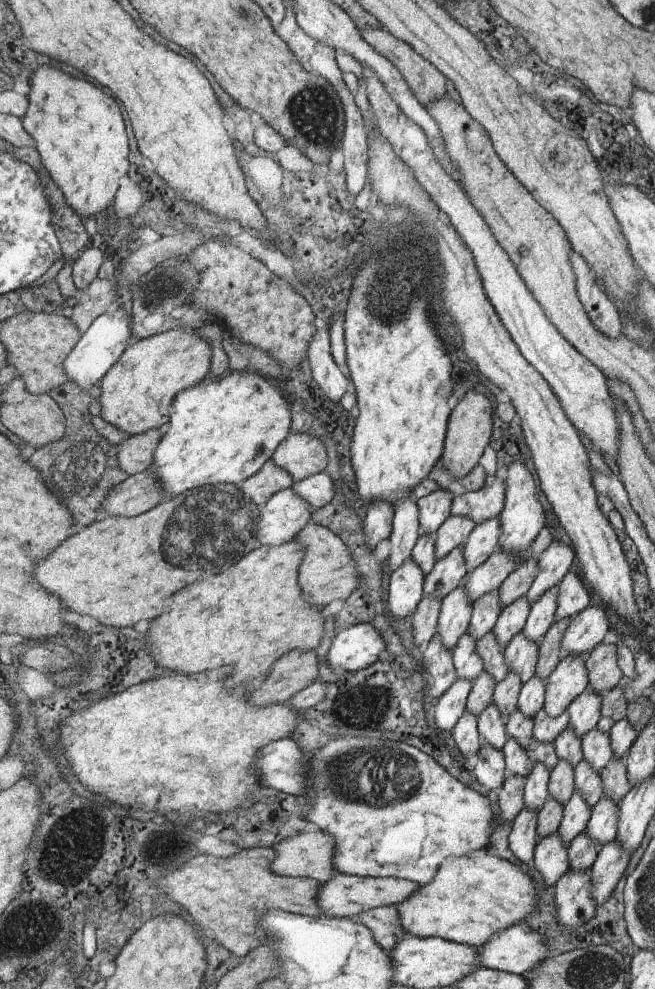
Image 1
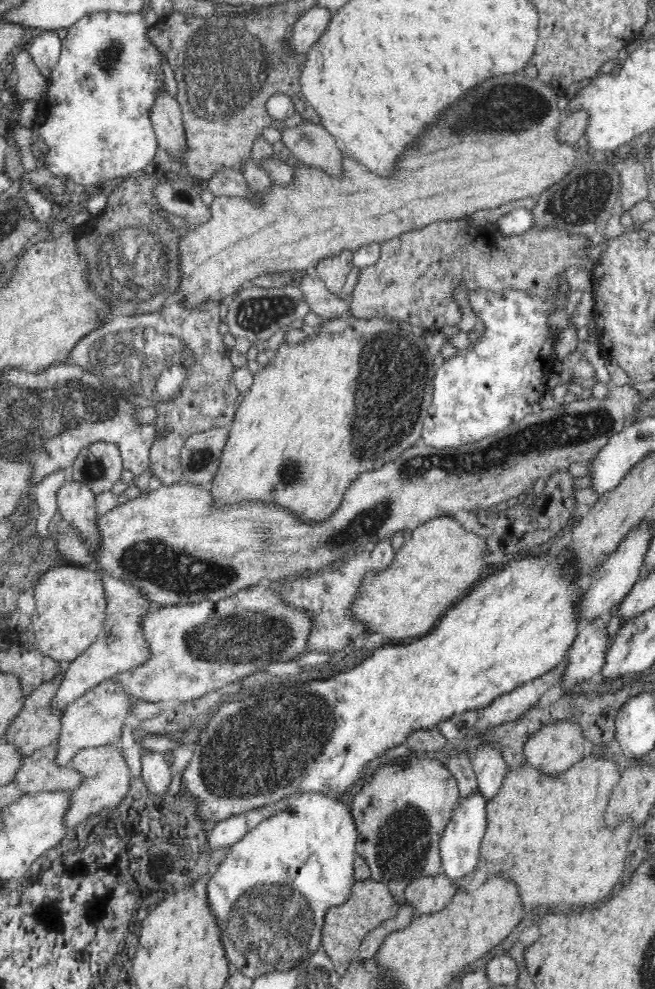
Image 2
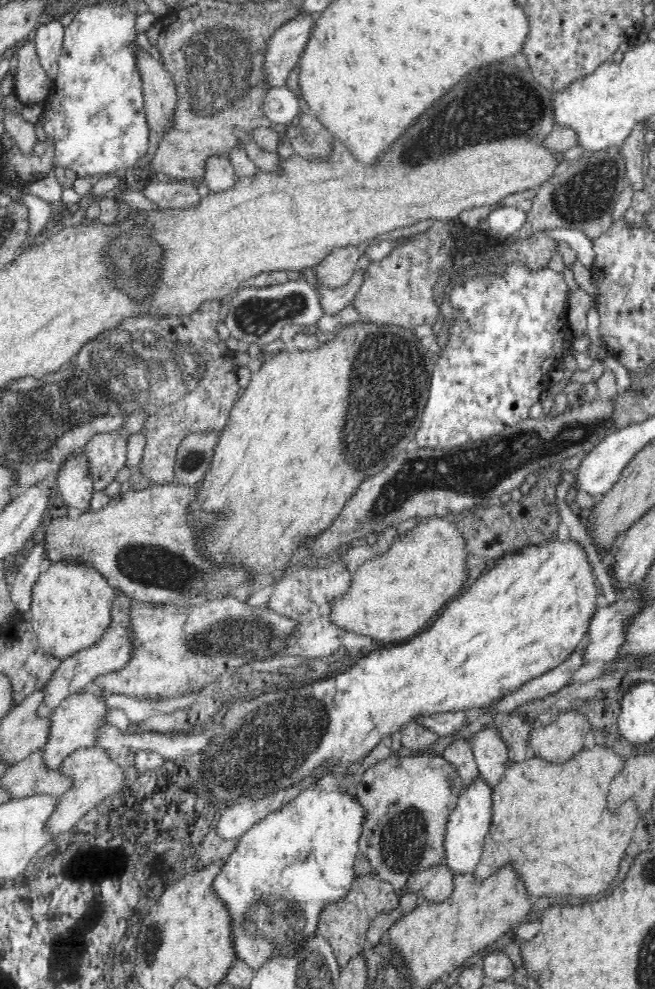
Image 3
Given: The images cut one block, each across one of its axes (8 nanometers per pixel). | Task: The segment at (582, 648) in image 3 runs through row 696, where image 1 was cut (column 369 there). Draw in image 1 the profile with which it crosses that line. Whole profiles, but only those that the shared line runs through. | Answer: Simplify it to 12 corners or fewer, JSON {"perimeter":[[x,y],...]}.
{"perimeter":[[386,500],[365,505],[366,545],[390,537],[395,508]]}

